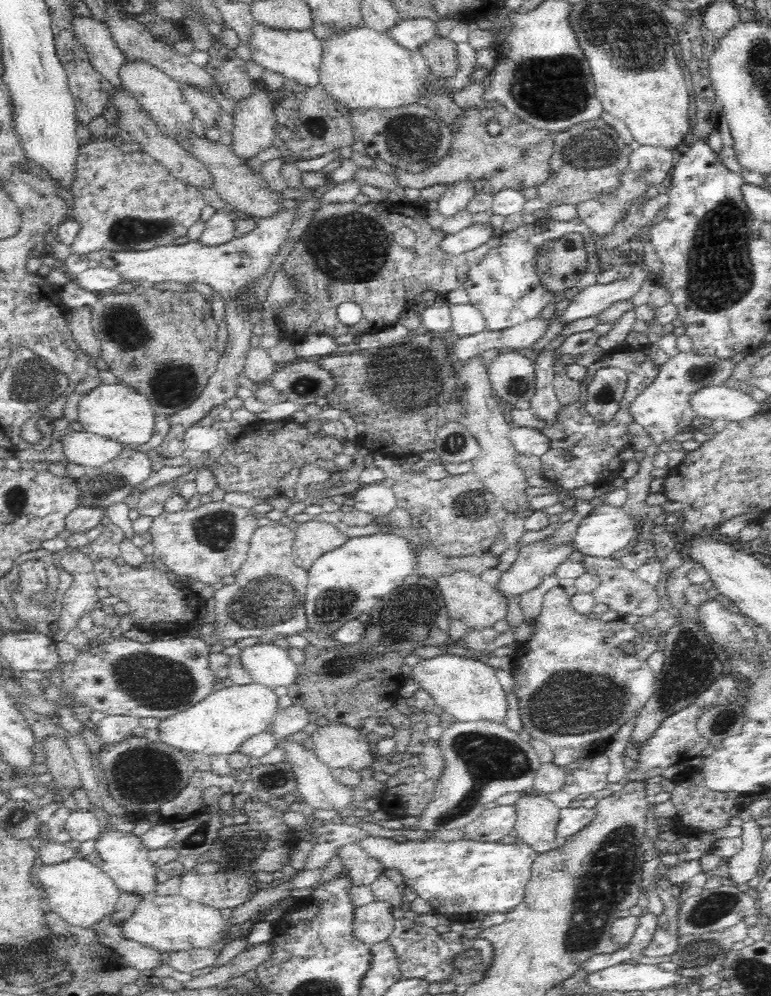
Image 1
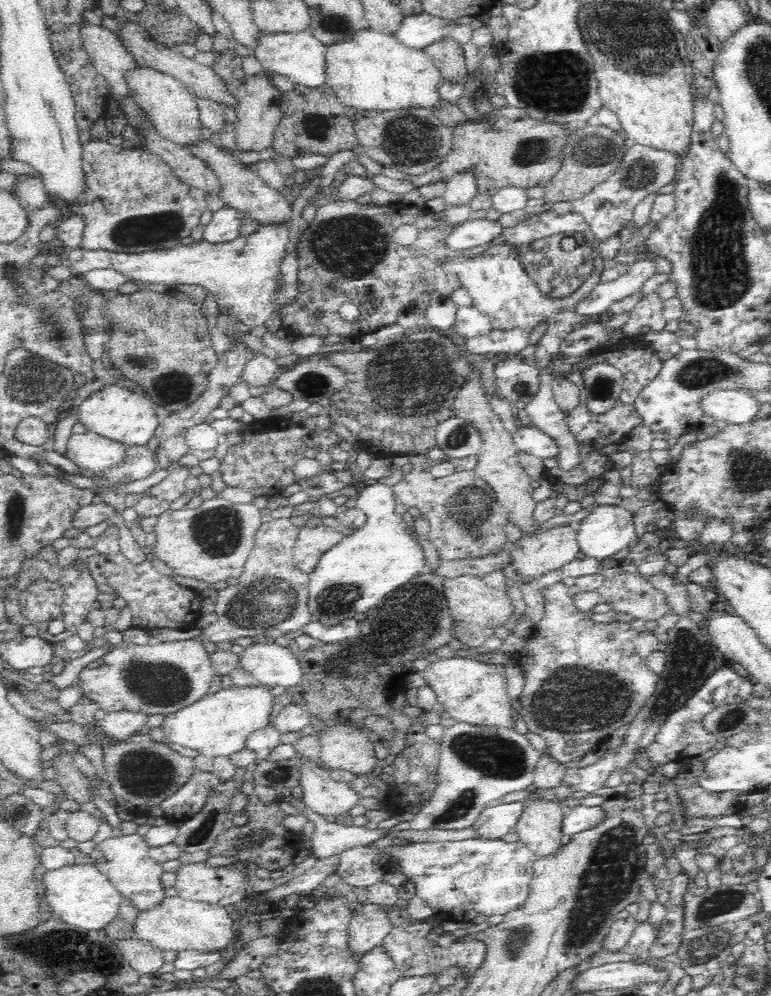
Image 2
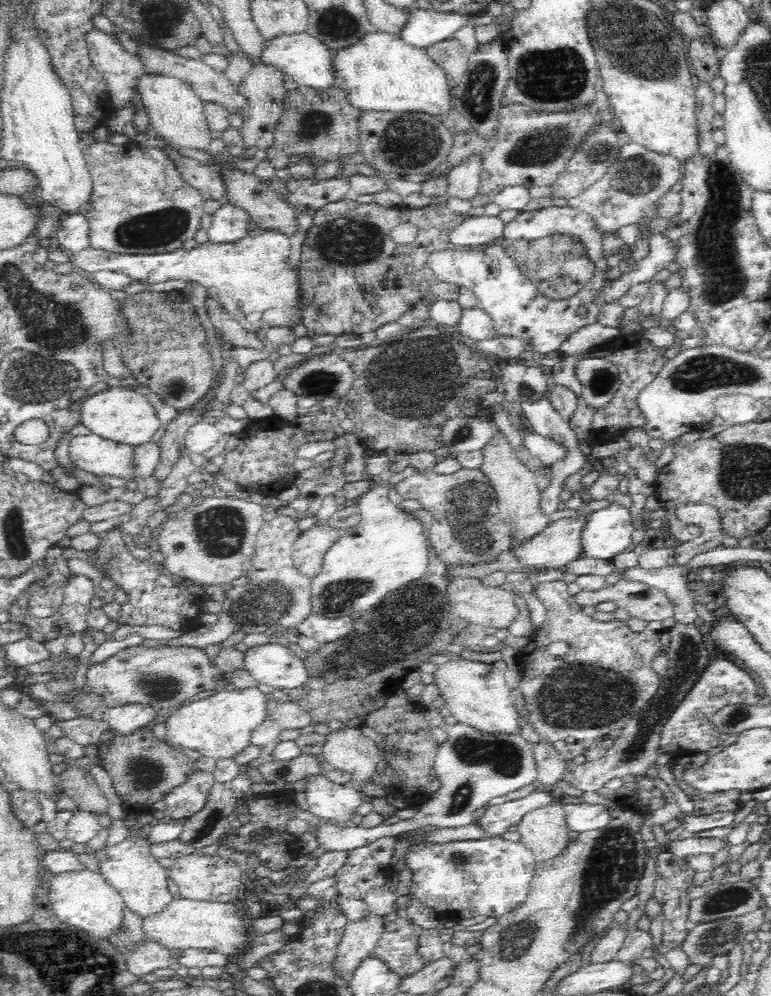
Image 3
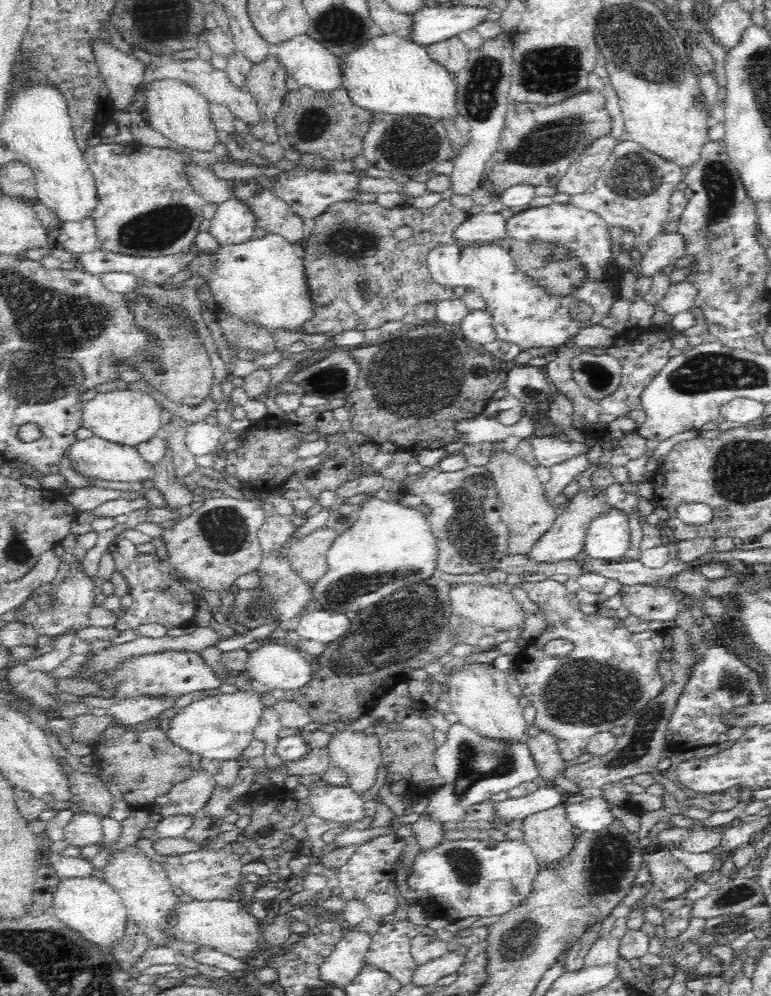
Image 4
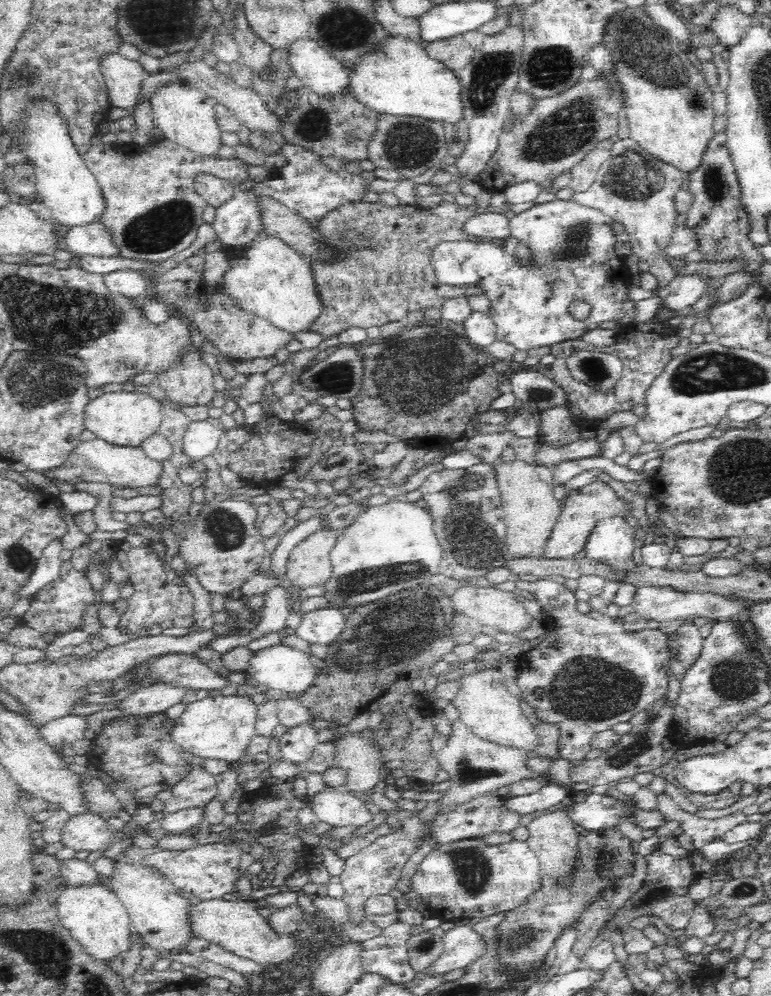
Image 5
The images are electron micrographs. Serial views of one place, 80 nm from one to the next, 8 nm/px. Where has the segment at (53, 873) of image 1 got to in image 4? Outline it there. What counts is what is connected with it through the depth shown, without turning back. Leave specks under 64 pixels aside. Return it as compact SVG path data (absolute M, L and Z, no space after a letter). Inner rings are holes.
M92 875L59 878L52 893L55 915L67 926L68 930L78 931L91 943L110 951L111 942L123 934L128 919L127 908L116 890L100 878Z

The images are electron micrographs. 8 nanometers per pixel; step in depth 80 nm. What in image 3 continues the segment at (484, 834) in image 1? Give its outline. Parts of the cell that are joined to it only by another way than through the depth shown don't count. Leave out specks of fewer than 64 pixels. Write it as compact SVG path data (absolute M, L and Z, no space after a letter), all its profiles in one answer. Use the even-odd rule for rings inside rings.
M536 790L526 798L505 801L498 805L486 805L482 818L476 823L488 837L502 837L510 826L517 824L524 814L533 808L558 802L560 797L553 793Z

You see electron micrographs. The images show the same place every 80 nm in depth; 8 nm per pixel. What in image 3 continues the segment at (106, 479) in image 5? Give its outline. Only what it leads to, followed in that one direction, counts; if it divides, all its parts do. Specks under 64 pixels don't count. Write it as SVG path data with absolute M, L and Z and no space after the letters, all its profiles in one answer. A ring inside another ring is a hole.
M97 434L71 436L69 456L75 467L82 468L97 476L135 478L132 473L134 447L114 442Z

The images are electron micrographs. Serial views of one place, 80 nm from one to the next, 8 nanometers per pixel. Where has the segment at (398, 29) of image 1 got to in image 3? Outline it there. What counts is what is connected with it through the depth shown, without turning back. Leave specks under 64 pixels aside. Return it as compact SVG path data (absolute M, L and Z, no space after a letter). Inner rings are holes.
M415 9L409 12L407 21L398 35L408 46L427 49L436 42L452 37L454 32L462 26L473 24L472 20L475 17Z

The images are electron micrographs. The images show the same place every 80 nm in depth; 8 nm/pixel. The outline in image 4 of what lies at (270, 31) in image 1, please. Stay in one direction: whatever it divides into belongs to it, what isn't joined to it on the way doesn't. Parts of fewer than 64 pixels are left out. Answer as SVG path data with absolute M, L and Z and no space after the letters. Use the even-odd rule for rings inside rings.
M306 32L294 38L284 39L272 46L269 56L273 56L286 70L287 76L294 78L301 86L306 85L319 93L328 94L341 86L341 66L338 57L322 43Z

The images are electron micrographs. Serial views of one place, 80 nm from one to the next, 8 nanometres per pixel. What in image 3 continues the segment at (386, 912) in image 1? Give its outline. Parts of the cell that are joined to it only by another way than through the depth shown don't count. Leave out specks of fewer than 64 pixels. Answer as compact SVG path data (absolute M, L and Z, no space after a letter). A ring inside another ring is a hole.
M370 912L356 922L349 922L340 941L338 960L335 965L337 974L350 980L363 958L372 955L377 942L386 930L384 915Z

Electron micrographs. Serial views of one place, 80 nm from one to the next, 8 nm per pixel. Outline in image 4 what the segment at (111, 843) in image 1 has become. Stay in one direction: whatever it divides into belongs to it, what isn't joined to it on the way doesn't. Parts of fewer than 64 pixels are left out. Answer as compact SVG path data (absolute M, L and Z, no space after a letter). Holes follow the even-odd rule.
M132 843L116 849L108 856L108 864L102 868L103 881L108 883L122 899L129 918L134 919L138 927L149 937L149 944L167 945L167 936L159 930L165 916L178 902L179 897L173 893L171 881L162 863L146 856L138 844Z

